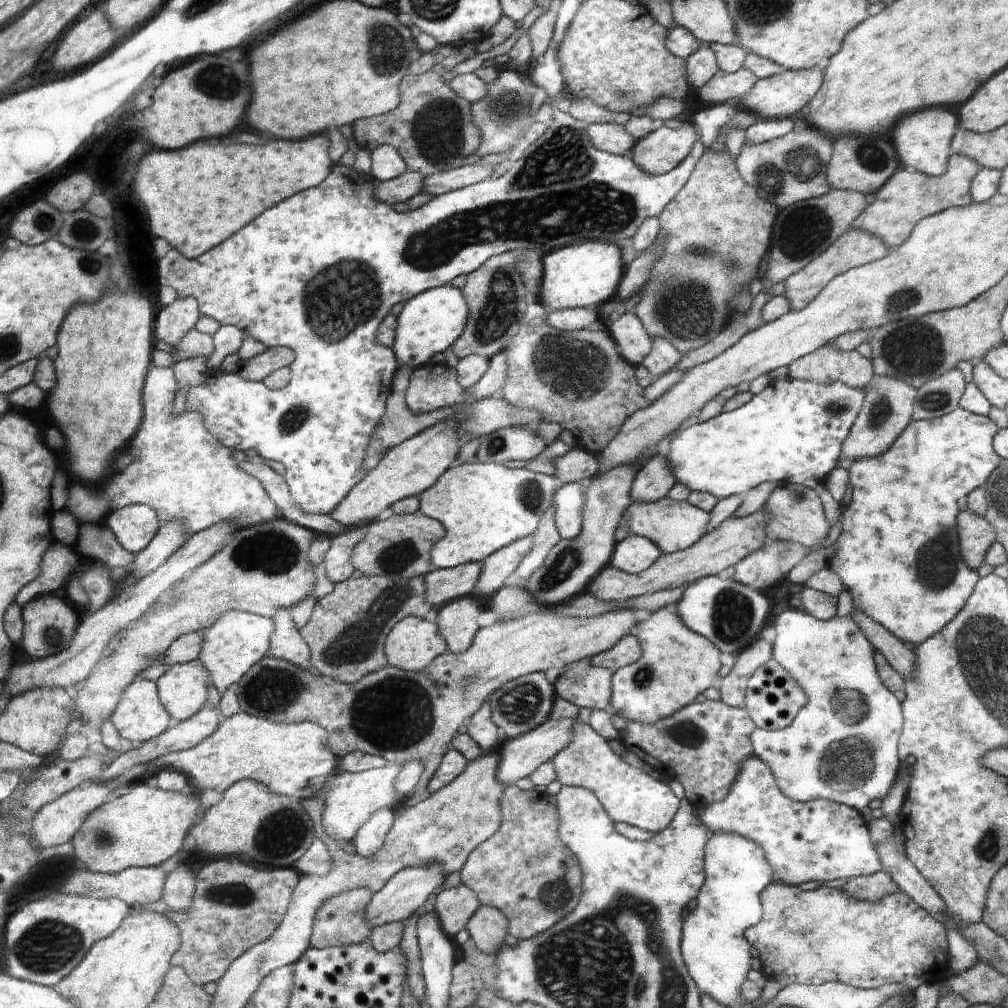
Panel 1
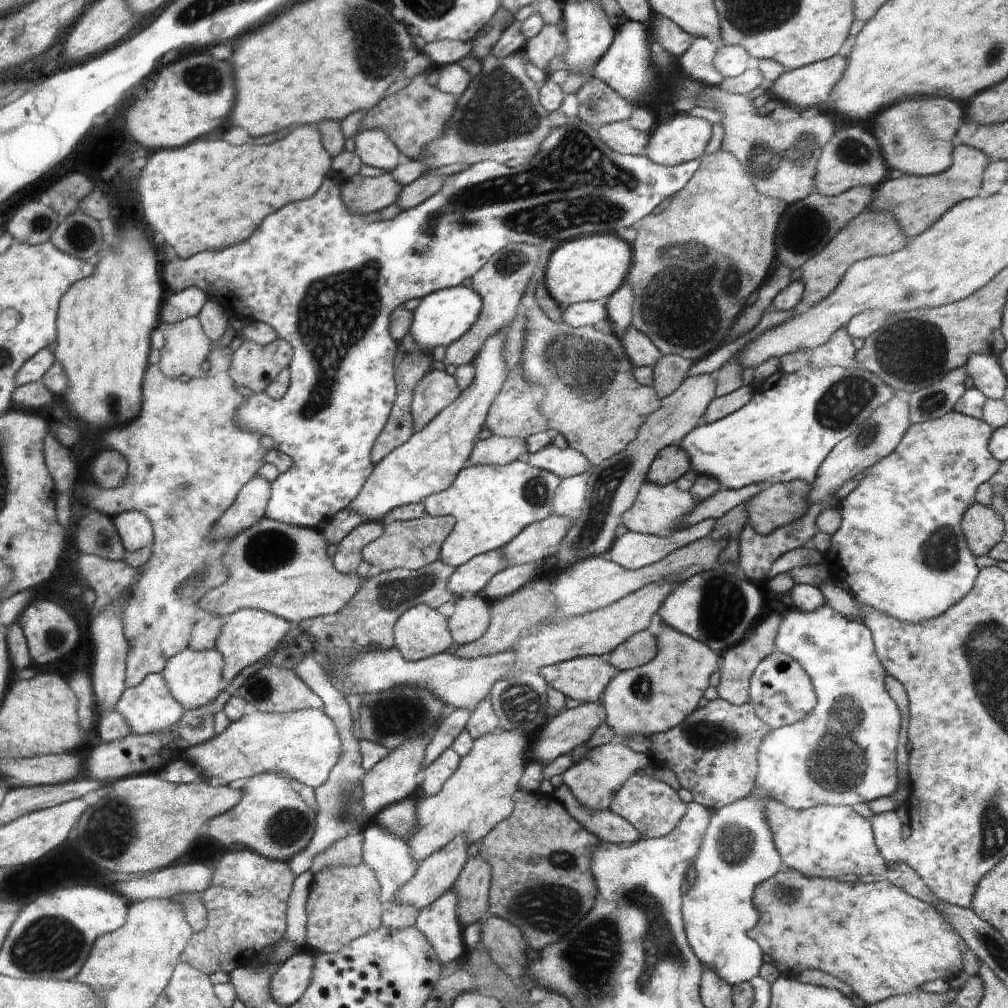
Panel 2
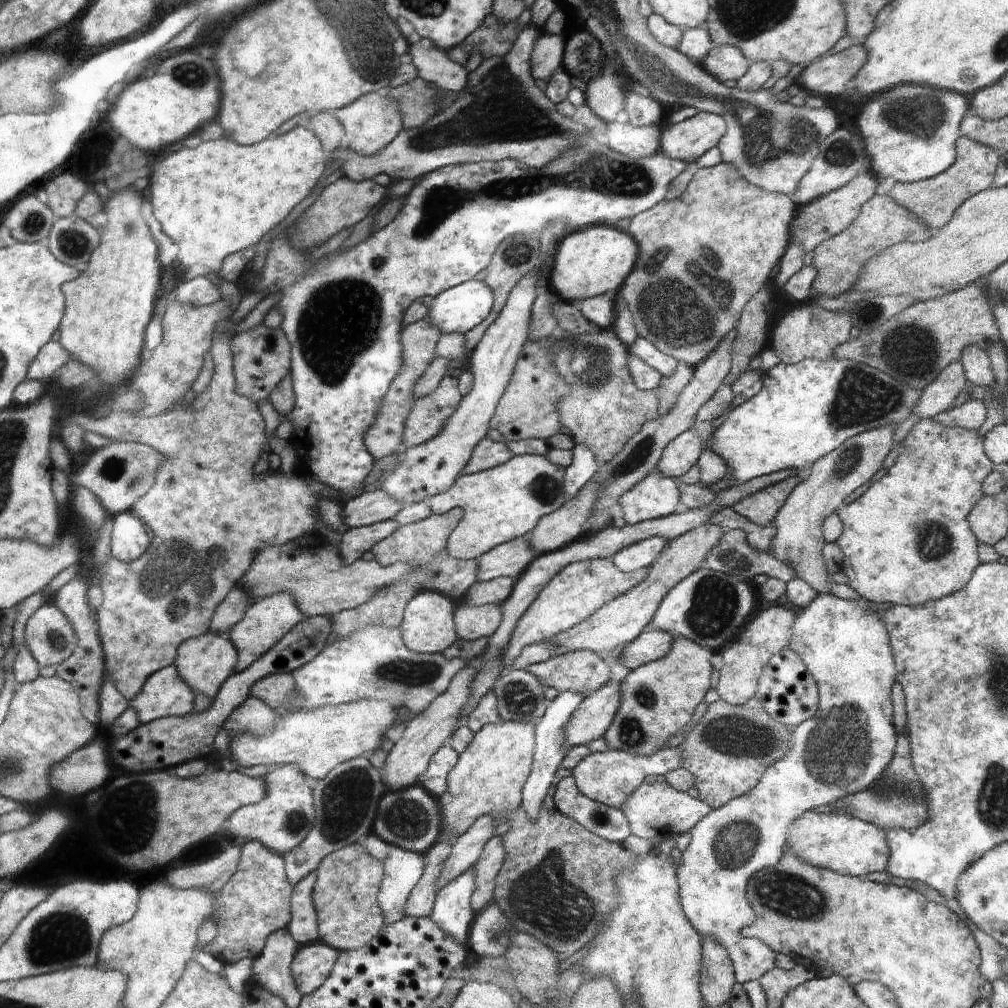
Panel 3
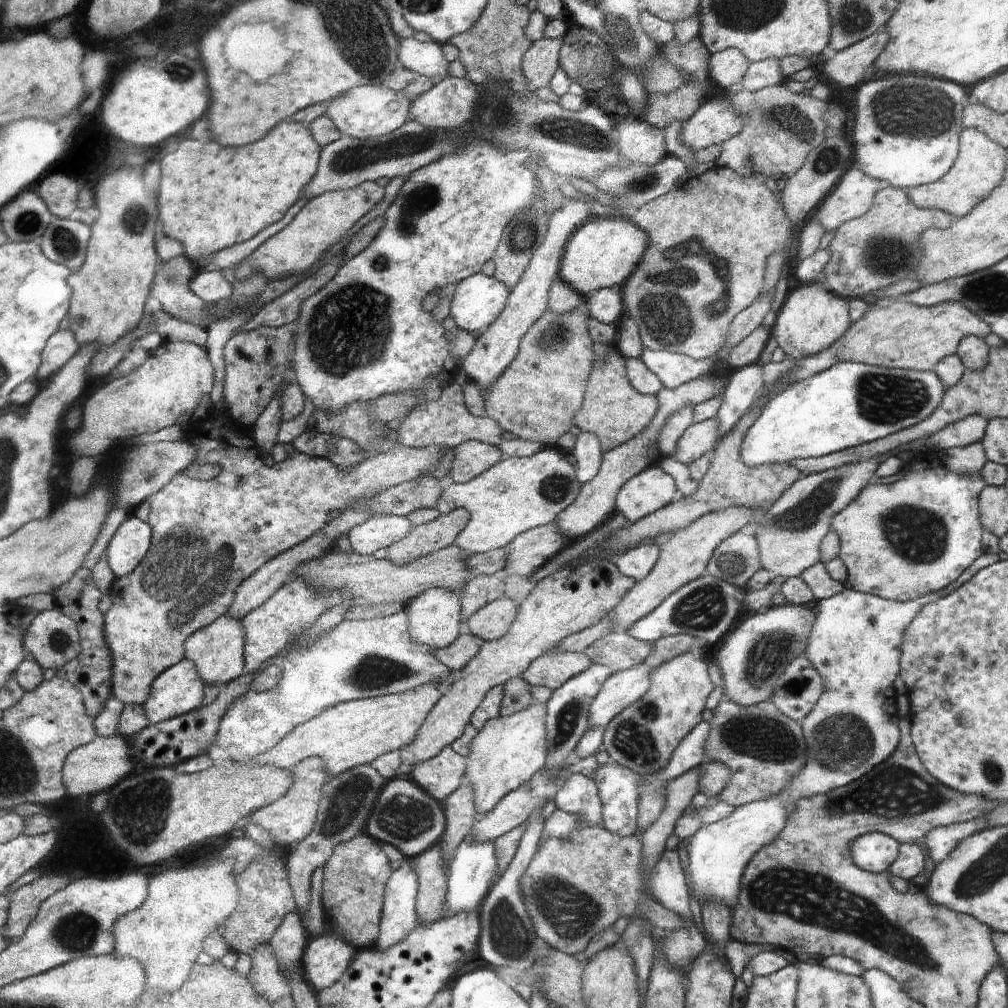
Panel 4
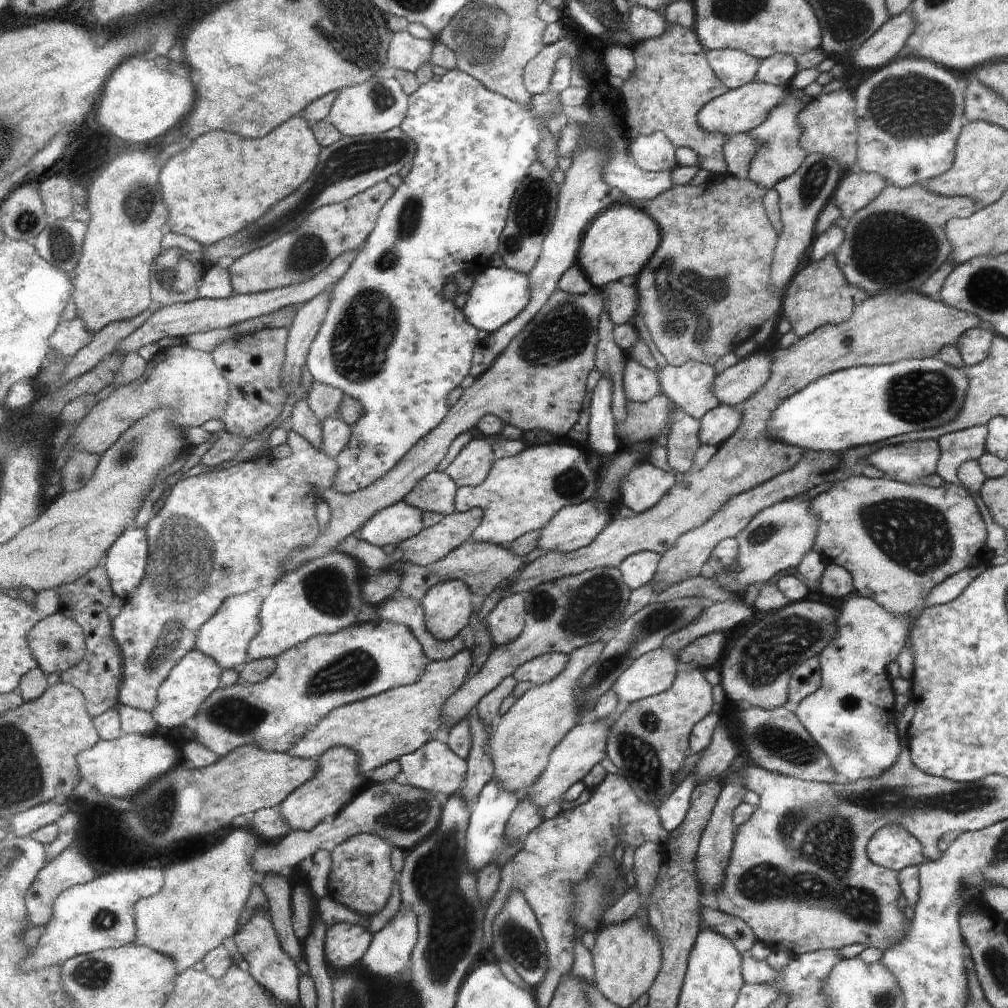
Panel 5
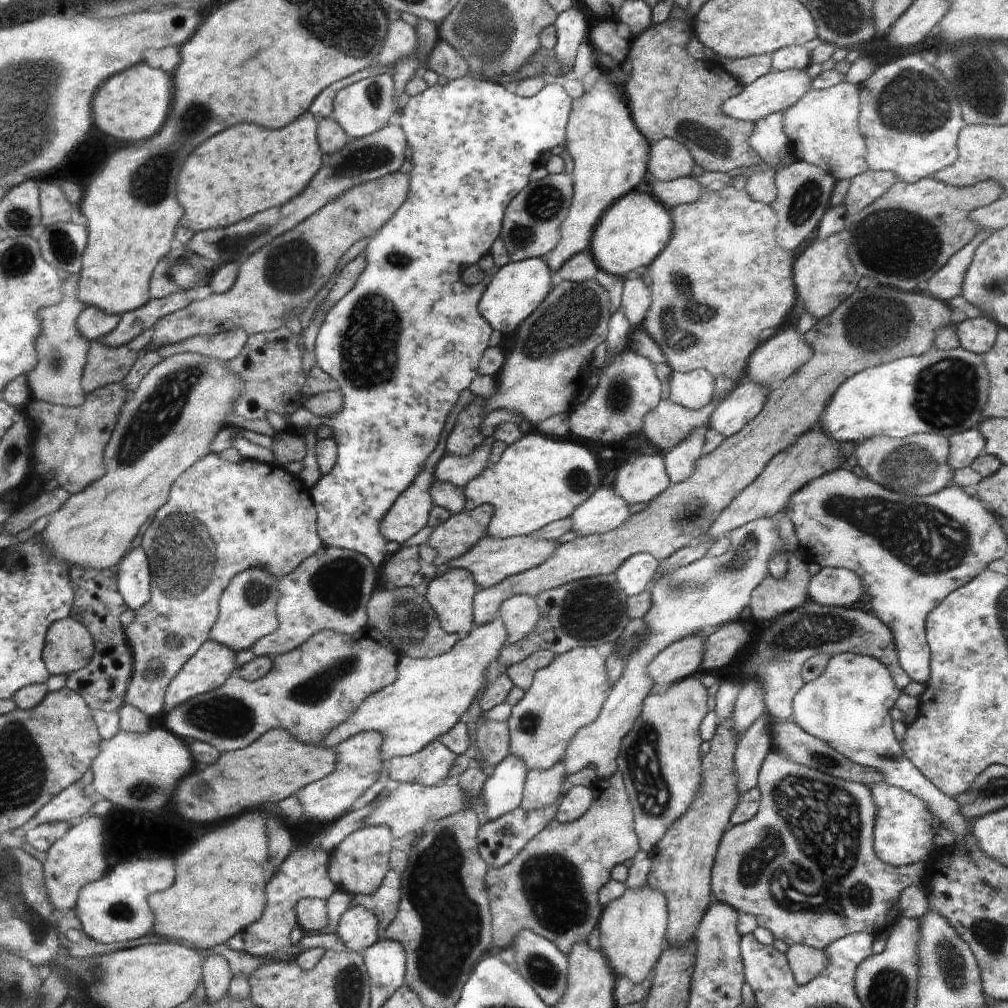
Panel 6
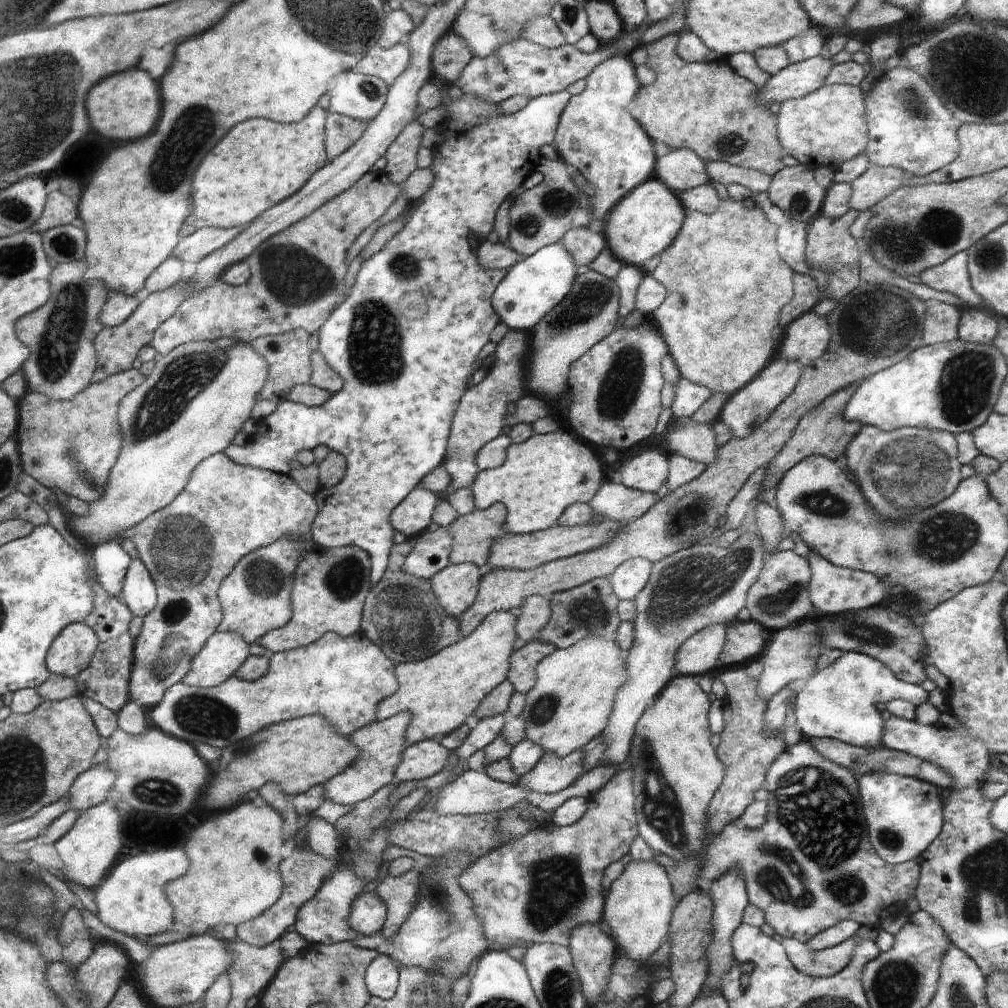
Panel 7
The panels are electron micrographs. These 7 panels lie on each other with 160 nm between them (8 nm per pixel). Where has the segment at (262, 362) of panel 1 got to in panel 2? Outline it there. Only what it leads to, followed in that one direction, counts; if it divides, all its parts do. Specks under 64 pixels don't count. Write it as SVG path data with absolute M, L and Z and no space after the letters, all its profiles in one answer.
M276 336L266 345L259 345L254 341L244 341L233 352L233 362L229 374L238 386L250 388L252 392L264 391L278 376L281 370L288 369L293 357L293 346L286 340Z

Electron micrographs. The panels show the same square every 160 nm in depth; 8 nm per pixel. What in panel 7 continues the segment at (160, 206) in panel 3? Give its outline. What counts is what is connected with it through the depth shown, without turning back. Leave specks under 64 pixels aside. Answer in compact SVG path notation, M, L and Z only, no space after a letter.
M314 106L314 114L298 124L252 118L236 126L234 134L226 134L226 138L214 146L214 154L202 162L202 170L198 170L198 178L194 178L194 202L198 202L198 210L190 216L190 225L194 224L194 229L248 226L266 210L293 197L326 164L324 118L324 109Z

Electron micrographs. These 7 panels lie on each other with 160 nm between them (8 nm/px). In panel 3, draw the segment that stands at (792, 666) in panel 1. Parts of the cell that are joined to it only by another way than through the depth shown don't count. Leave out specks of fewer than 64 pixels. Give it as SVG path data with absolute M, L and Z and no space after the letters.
M817 593L816 598L806 608L798 611L796 620L792 625L792 630L793 633L788 648L800 656L808 672L816 681L819 690L818 710L812 718L792 728L791 748L789 752L765 770L765 774L762 776L758 786L749 790L748 793L733 798L732 801L728 801L720 809L713 809L712 813L702 818L700 822L697 822L697 825L690 831L692 838L689 846L683 853L679 854L678 863L675 864L677 867L677 877L680 879L681 905L684 907L686 916L694 928L699 933L702 933L703 937L714 937L719 943L724 945L733 964L735 980L740 984L744 984L746 980L759 980L760 977L764 977L769 970L775 967L774 960L776 956L776 952L769 946L766 946L766 943L746 937L743 933L745 926L751 925L754 922L754 918L756 918L754 910L750 908L750 904L746 900L746 890L749 880L758 871L771 868L781 860L782 853L785 853L788 848L787 842L789 841L790 825L797 818L800 818L806 811L812 811L817 806L834 805L839 798L868 789L876 784L881 774L885 772L890 762L892 762L894 748L897 748L896 730L894 730L895 724L893 723L893 700L891 697L892 685L896 682L897 676L896 658L894 658L891 650L890 634L887 633L887 628L885 627L885 622L881 619L880 612L878 610L870 610L866 599L841 599L832 593Z

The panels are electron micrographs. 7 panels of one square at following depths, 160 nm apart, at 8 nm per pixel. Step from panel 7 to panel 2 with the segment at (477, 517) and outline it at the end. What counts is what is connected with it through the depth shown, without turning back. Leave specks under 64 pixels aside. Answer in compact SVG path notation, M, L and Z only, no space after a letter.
M426 514L419 519L409 521L385 520L382 536L365 546L362 554L366 562L374 566L374 571L392 569L416 570L437 561L441 557L441 548L445 538L453 532L455 518L450 515L431 517Z

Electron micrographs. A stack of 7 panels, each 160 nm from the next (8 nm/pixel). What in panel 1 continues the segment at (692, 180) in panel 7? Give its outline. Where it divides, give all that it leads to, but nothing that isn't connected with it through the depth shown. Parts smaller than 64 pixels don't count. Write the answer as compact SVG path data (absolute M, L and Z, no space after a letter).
M589 123L588 133L595 147L613 155L630 156L637 142L624 125L616 123Z

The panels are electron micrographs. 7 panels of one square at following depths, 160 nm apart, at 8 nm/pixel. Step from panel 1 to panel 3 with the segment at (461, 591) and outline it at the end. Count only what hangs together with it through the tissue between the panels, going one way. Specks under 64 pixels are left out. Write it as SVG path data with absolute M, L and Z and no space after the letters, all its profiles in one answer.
M526 536L502 543L476 559L479 562L477 582L496 577L517 580L538 555L539 552L531 547Z

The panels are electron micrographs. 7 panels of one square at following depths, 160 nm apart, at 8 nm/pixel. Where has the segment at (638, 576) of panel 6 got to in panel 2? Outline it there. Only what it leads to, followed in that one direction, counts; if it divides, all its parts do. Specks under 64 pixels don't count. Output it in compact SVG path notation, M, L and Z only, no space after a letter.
M706 519L695 525L684 526L669 537L627 531L621 537L616 538L616 544L608 550L606 558L626 567L628 570L653 565L664 557L668 557L676 549L710 537L716 521Z

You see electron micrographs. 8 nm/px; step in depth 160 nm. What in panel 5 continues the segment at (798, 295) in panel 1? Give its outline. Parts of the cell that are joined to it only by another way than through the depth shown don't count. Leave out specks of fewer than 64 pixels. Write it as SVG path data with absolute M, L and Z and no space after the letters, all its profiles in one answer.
M887 184L880 196L848 219L844 242L834 252L838 266L852 286L864 288L870 295L890 290L919 292L926 279L950 260L953 246L946 234L948 222L956 217L969 217L978 207L973 198L939 195L928 190L925 184L904 188Z

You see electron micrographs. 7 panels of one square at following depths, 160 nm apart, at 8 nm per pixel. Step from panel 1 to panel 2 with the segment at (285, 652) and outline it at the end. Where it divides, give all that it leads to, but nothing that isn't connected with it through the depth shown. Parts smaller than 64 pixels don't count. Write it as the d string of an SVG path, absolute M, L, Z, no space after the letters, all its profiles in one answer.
M305 657L300 663L295 665L294 670L301 679L311 687L324 703L323 710L334 720L338 726L338 737L340 737L342 754L340 760L331 768L328 779L324 784L314 789L316 798L317 829L314 830L313 838L300 853L294 855L289 861L290 870L295 876L300 876L303 872L310 870L313 860L323 852L326 852L336 841L363 832L371 824L373 818L365 813L363 798L362 779L367 771L362 766L362 753L360 752L360 738L357 736L356 725L348 702L344 695L338 692L330 682L328 674L320 665L318 657Z

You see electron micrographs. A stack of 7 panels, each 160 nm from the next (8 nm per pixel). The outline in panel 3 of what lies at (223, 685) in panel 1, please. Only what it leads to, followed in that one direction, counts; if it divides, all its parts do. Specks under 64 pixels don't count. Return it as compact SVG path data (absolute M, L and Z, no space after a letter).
M280 592L267 597L258 598L228 632L239 654L237 671L246 670L260 659L281 638L306 619L305 612L299 607L295 596L289 592Z

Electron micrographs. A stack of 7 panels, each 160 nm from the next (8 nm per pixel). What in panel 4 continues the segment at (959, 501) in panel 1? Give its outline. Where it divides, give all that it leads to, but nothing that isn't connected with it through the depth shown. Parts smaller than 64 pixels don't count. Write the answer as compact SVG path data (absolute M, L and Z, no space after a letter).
M924 450L904 468L909 472L902 480L893 484L866 485L832 522L840 541L839 559L848 568L850 589L898 602L911 601L950 586L982 554L978 501L981 490L987 485L980 473L962 475L952 472L938 456L937 450Z

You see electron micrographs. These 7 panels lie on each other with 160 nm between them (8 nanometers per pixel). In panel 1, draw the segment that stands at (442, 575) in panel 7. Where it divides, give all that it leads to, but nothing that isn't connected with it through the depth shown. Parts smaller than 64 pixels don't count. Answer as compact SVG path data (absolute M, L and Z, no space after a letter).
M411 616L398 621L392 628L385 650L390 665L417 671L444 653L446 643L436 622Z

